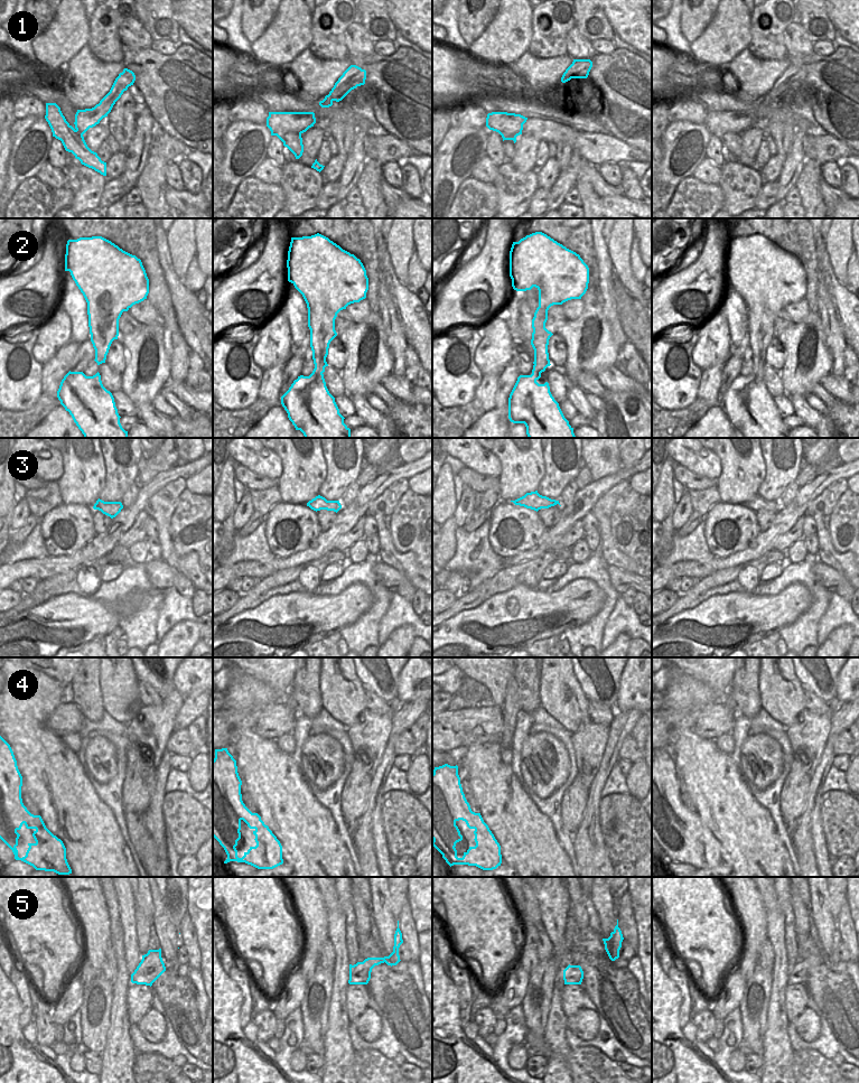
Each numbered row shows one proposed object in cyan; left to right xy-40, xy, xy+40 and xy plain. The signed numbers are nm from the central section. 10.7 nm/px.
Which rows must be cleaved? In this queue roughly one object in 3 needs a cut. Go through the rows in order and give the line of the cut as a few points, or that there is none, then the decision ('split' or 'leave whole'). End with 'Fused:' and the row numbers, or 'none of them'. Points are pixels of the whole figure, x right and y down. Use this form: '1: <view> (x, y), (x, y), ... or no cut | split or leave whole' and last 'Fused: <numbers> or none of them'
1: xy (276, 112), (280, 123), (286, 129), (300, 134) | split
2: no cut | leave whole
3: no cut | leave whole
4: no cut | leave whole
5: xy (383, 958), (385, 961) | split
Fused: 1, 5

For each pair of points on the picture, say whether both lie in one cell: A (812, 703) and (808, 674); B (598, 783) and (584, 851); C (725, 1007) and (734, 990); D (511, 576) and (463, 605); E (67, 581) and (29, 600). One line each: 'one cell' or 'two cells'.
A: two cells
B: one cell
C: one cell
D: one cell
E: one cell

